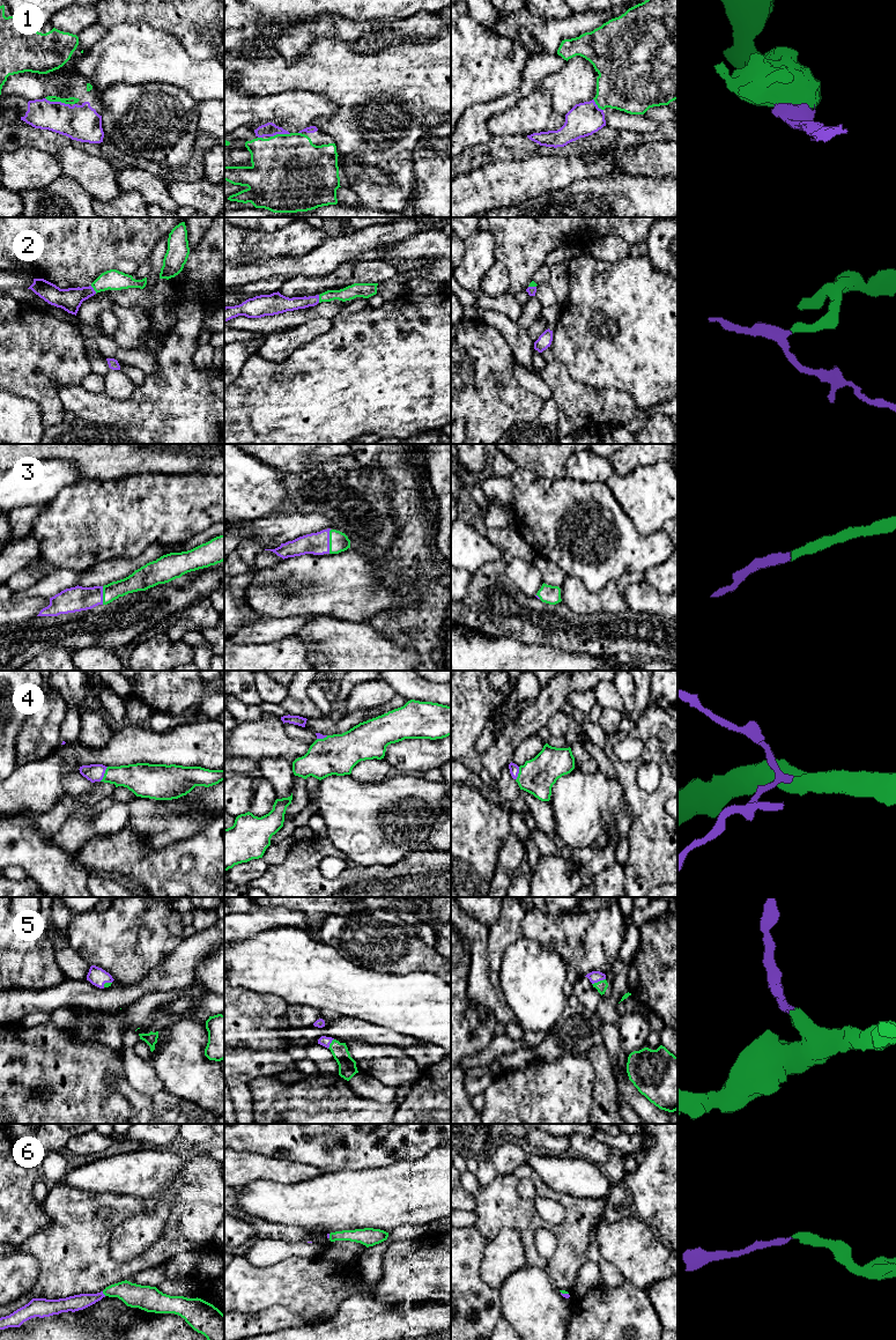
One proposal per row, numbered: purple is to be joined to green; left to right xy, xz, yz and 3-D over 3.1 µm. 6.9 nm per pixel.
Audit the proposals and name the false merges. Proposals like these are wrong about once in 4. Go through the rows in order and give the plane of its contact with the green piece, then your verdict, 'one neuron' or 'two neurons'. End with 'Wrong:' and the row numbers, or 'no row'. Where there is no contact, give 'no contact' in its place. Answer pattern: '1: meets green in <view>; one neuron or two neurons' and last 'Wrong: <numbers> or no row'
1: meets green in xy; one neuron
2: meets green in xy; one neuron
3: meets green in xz; one neuron
4: meets green in xy; one neuron
5: meets green in yz; one neuron
6: meets green in xy; one neuron
Wrong: no row

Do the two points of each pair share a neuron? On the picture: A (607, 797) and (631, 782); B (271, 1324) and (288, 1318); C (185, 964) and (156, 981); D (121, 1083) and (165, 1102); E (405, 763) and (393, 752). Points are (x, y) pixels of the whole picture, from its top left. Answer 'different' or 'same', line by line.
A: different
B: same
C: same
D: same
E: same

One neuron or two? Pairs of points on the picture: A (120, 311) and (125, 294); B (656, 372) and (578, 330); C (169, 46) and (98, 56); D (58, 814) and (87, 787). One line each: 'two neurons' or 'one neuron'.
A: two neurons
B: one neuron
C: one neuron
D: two neurons

